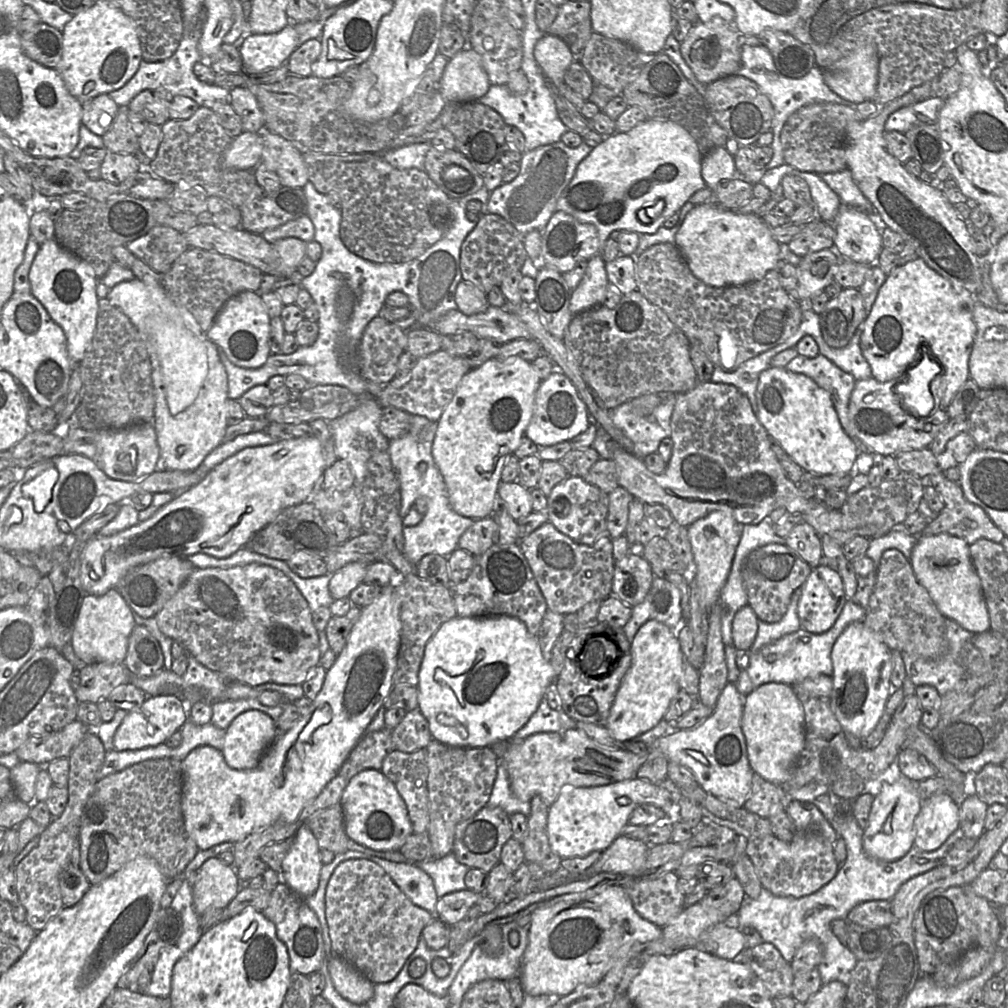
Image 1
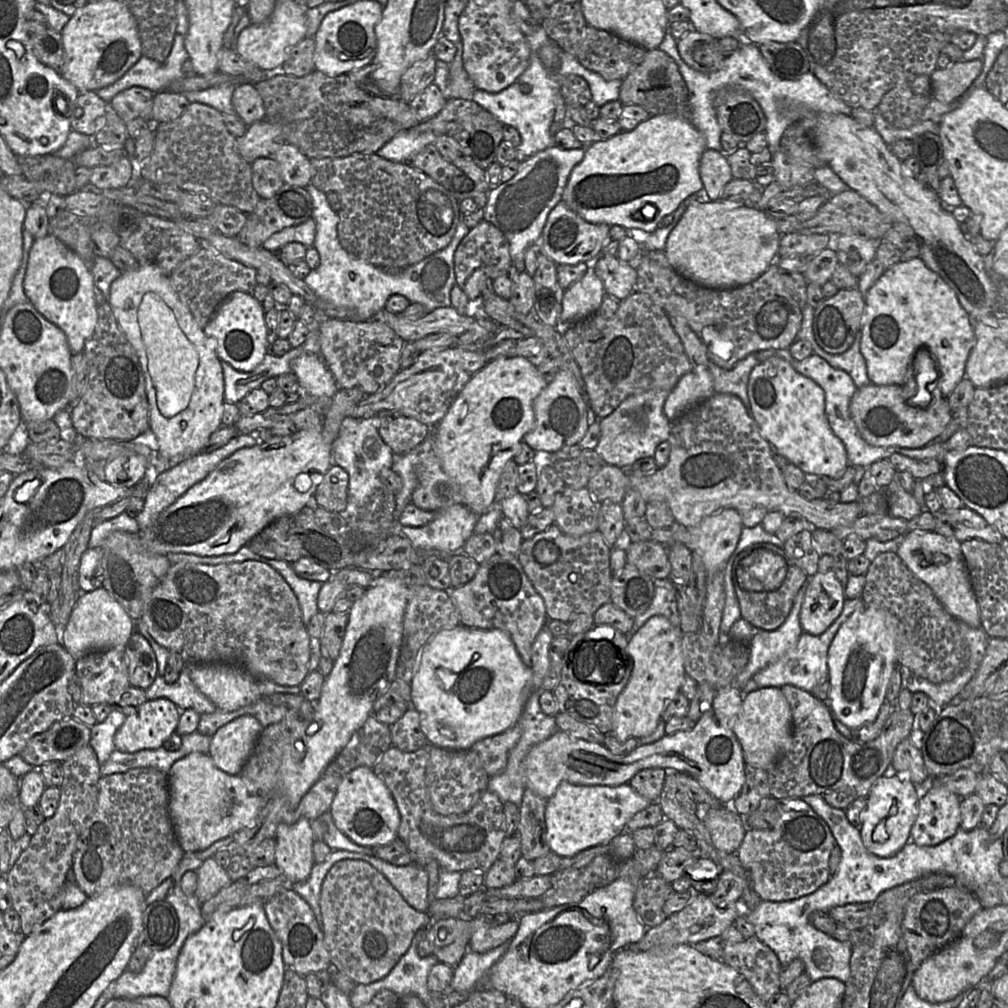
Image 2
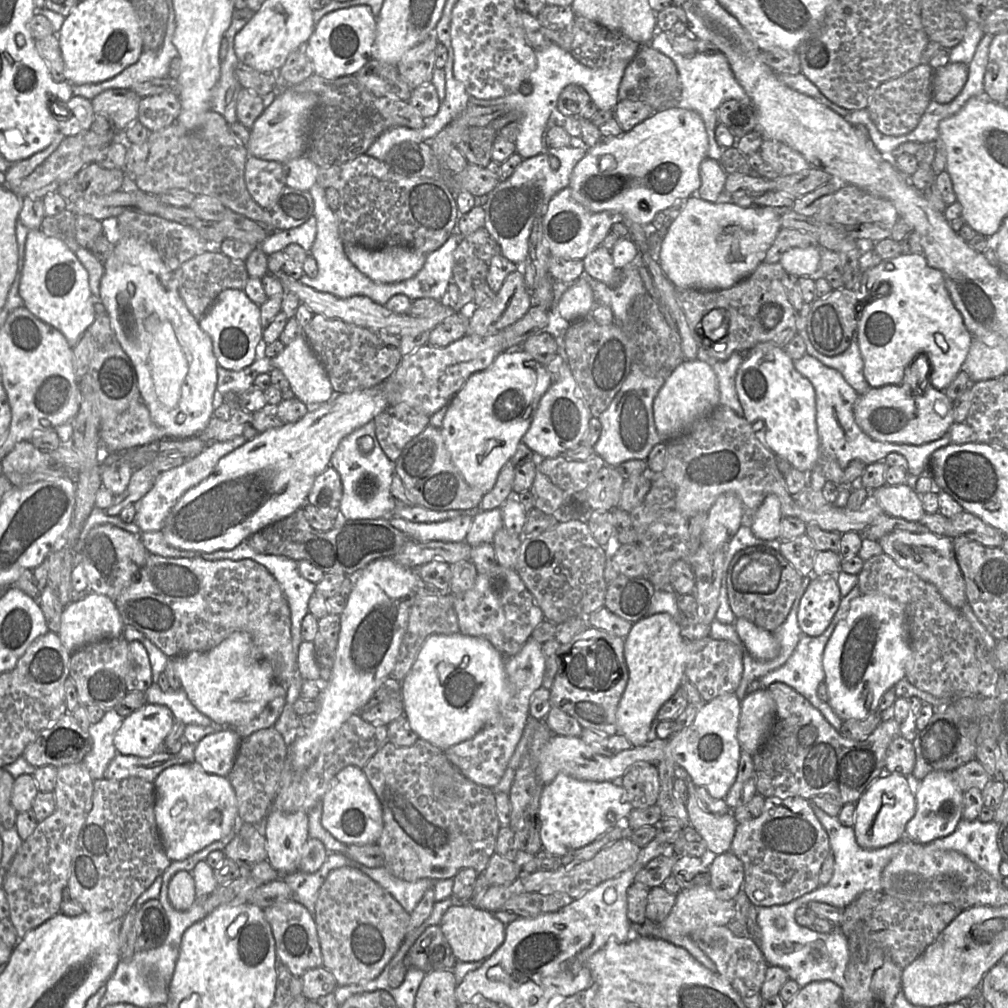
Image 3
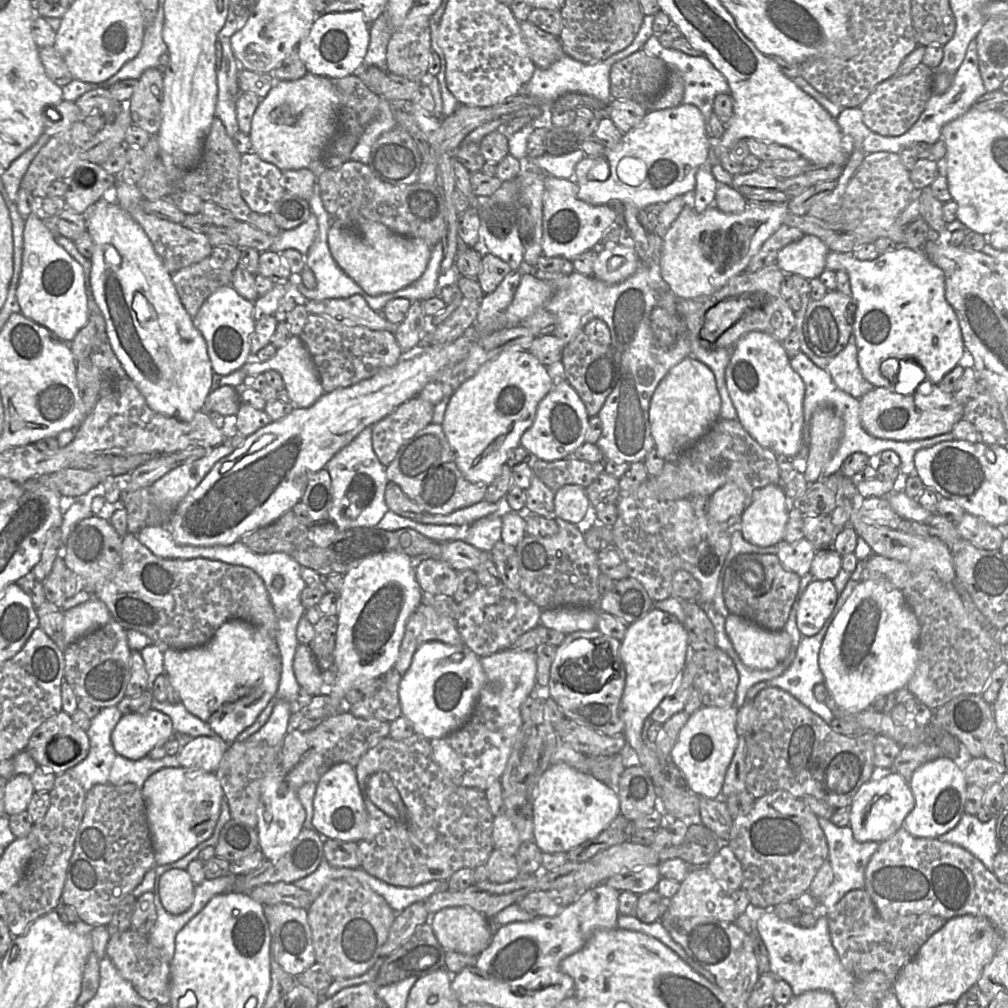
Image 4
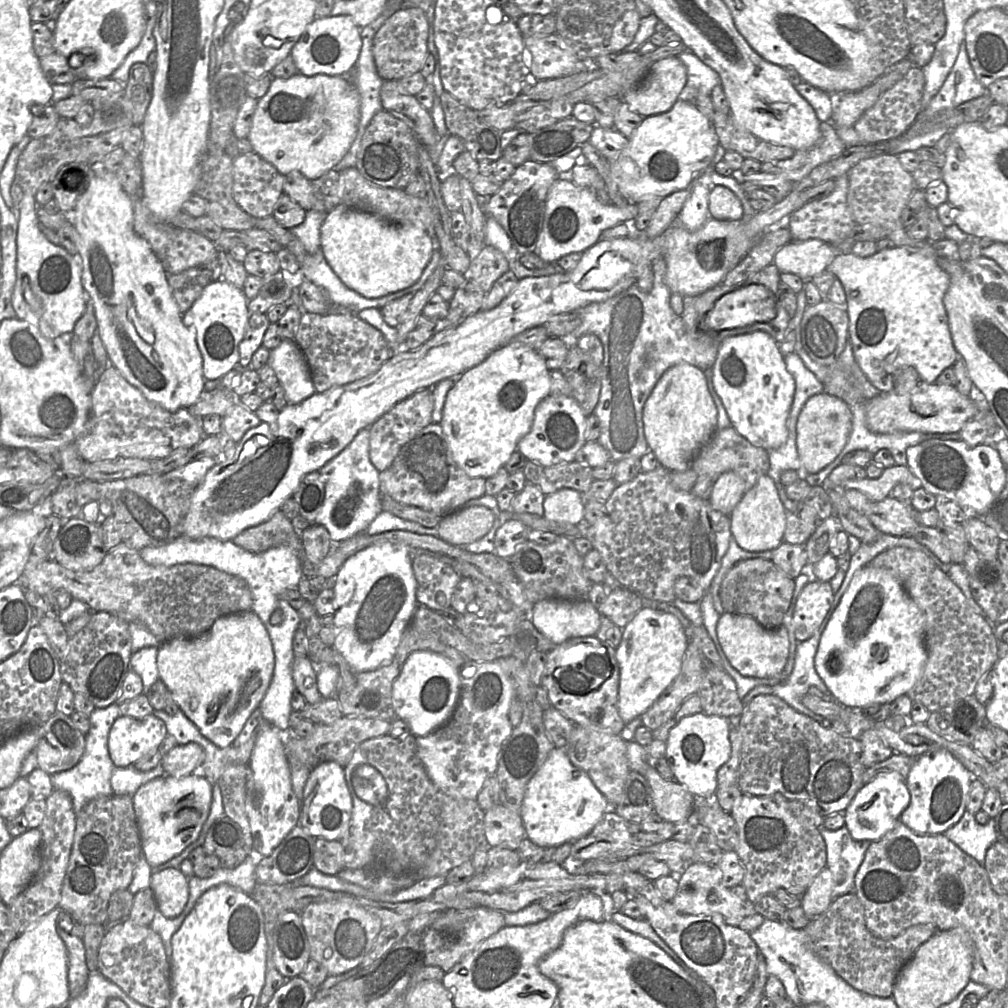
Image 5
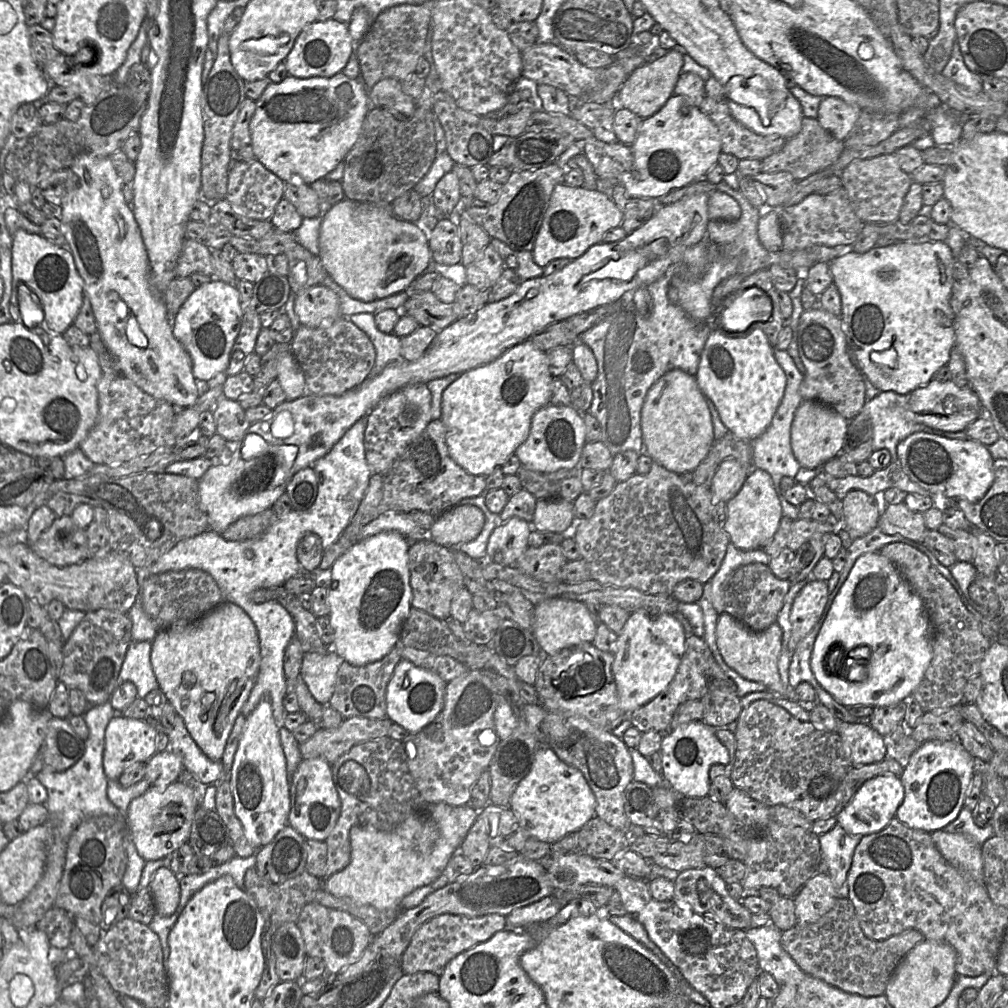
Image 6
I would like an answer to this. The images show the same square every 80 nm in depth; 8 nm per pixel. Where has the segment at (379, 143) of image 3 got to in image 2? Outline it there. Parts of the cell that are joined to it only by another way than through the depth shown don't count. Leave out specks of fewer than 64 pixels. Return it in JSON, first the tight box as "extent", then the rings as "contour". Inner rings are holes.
{"extent":[376,127,437,163],"contour":[[[412,127],[395,135],[376,154],[389,161],[408,163],[415,154],[434,143],[437,136],[432,132],[419,132]]]}

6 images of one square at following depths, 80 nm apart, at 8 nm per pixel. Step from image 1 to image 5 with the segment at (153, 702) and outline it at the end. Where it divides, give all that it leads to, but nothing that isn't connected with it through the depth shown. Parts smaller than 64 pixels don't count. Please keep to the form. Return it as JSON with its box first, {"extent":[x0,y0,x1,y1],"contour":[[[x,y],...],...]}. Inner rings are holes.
{"extent":[108,713,167,766],"contour":[[[153,713],[144,718],[120,715],[108,736],[108,750],[114,766],[133,766],[152,750],[157,750],[167,735],[165,722]]]}

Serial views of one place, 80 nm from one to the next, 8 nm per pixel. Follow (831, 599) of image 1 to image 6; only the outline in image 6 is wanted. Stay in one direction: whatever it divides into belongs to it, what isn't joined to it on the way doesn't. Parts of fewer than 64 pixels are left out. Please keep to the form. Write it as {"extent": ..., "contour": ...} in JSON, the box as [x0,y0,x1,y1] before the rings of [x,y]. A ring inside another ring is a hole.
{"extent":[788,579,829,652],"contour":[[[814,579],[795,597],[790,613],[792,634],[788,643],[789,651],[794,652],[797,643],[807,636],[819,621],[829,593],[827,581]]]}

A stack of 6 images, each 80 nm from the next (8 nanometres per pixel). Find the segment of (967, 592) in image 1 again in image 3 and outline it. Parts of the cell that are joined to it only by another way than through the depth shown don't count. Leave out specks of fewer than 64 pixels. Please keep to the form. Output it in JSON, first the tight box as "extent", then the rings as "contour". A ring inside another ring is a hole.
{"extent":[878,531,967,609],"contour":[[[895,531],[884,535],[878,542],[884,554],[890,556],[900,567],[934,585],[952,607],[960,609],[967,603],[965,581],[955,558],[952,539],[930,532]]]}

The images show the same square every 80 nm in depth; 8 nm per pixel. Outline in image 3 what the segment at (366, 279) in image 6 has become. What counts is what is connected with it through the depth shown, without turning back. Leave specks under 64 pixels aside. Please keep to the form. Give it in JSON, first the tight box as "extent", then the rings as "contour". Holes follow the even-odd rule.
{"extent":[344,244,427,283],"contour":[[[344,244],[344,252],[360,272],[378,283],[395,283],[415,276],[427,256],[401,245],[367,249]]]}

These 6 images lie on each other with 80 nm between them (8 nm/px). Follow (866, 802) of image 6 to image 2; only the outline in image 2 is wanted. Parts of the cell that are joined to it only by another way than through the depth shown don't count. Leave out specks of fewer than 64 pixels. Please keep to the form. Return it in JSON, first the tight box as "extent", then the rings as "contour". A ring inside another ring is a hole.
{"extent":[859,772,921,858],"contour":[[[897,772],[891,778],[880,777],[876,780],[866,797],[859,830],[863,845],[870,853],[882,858],[892,857],[911,841],[911,828],[918,815],[920,797],[921,792],[903,773]]]}

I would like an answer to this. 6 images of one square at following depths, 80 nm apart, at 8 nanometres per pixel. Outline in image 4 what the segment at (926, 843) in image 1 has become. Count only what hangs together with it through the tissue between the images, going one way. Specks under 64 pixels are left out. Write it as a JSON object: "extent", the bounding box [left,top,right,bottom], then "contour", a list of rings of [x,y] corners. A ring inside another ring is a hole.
{"extent":[903,757,968,838],"contour":[[[940,757],[918,767],[909,781],[915,799],[913,810],[905,817],[903,827],[919,838],[938,838],[956,827],[965,813],[968,783],[962,765],[951,757]]]}

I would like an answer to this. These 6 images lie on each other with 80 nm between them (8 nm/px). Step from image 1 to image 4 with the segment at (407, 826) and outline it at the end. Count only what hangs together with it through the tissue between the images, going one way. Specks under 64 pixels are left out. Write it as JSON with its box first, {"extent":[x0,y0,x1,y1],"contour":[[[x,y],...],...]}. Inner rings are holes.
{"extent":[313,763,368,843],"contour":[[[348,763],[336,764],[319,779],[316,783],[313,810],[313,830],[320,836],[355,843],[363,838],[368,815],[354,767]]]}

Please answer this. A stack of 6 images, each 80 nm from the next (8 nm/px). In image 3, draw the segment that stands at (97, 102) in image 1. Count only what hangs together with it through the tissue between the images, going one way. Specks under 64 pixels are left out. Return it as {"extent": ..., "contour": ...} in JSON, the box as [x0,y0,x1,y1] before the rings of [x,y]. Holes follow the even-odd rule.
{"extent":[58,96,96,137],"contour":[[[73,96],[68,102],[60,104],[67,114],[60,115],[62,120],[58,121],[58,134],[68,137],[90,130],[96,114],[91,100]]]}

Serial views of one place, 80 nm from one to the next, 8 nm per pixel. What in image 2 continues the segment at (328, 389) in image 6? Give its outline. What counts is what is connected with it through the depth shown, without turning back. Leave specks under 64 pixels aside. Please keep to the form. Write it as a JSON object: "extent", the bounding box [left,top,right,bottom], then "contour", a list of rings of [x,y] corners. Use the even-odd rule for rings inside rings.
{"extent":[318,317,405,394],"contour":[[[324,317],[318,324],[320,357],[333,374],[338,388],[357,388],[373,394],[399,372],[405,341],[387,324],[378,320]]]}

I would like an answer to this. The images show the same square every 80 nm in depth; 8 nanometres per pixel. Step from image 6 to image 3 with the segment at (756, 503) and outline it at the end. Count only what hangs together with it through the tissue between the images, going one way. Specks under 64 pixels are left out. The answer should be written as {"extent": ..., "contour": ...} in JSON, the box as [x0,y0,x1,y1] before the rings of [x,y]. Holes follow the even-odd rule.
{"extent":[744,494,781,540],"contour":[[[769,494],[765,497],[761,505],[754,512],[750,520],[746,520],[744,523],[749,523],[749,526],[753,534],[762,540],[774,540],[779,539],[781,530],[781,504],[779,498],[774,494]]]}

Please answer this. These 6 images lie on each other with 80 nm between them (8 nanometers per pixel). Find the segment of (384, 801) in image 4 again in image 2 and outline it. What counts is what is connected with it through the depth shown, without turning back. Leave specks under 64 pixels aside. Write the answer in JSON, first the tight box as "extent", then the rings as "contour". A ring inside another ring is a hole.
{"extent":[372,745,507,872],"contour":[[[430,745],[414,752],[402,752],[391,746],[372,768],[391,792],[400,814],[397,838],[408,847],[413,862],[425,867],[435,860],[441,870],[487,872],[500,857],[501,845],[507,836],[503,803],[487,790],[471,810],[457,815],[441,815],[433,807],[426,787],[426,766]]]}

